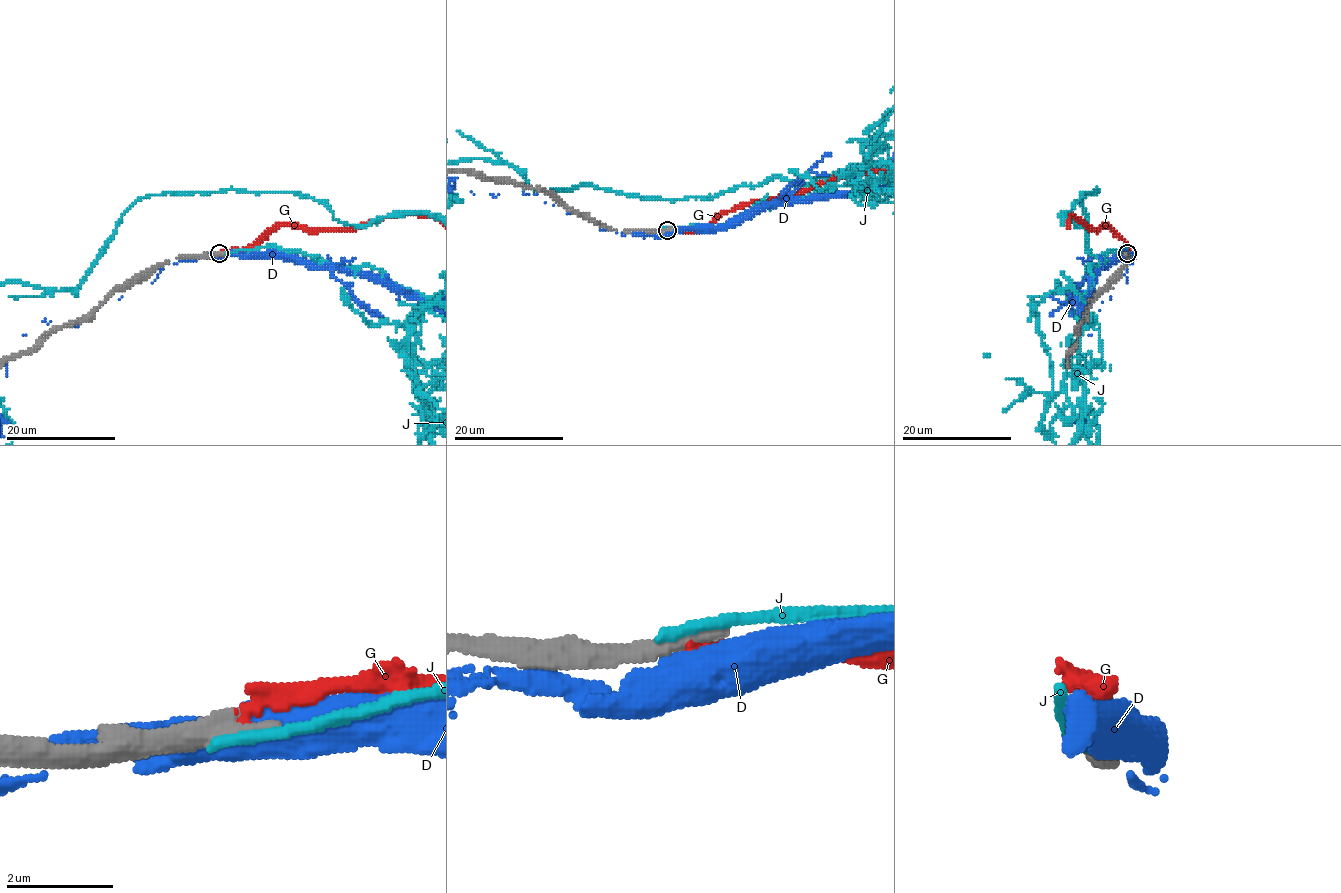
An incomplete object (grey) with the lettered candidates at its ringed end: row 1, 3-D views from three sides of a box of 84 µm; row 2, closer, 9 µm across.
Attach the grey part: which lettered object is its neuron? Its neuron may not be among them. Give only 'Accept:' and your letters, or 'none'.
Accept: G

